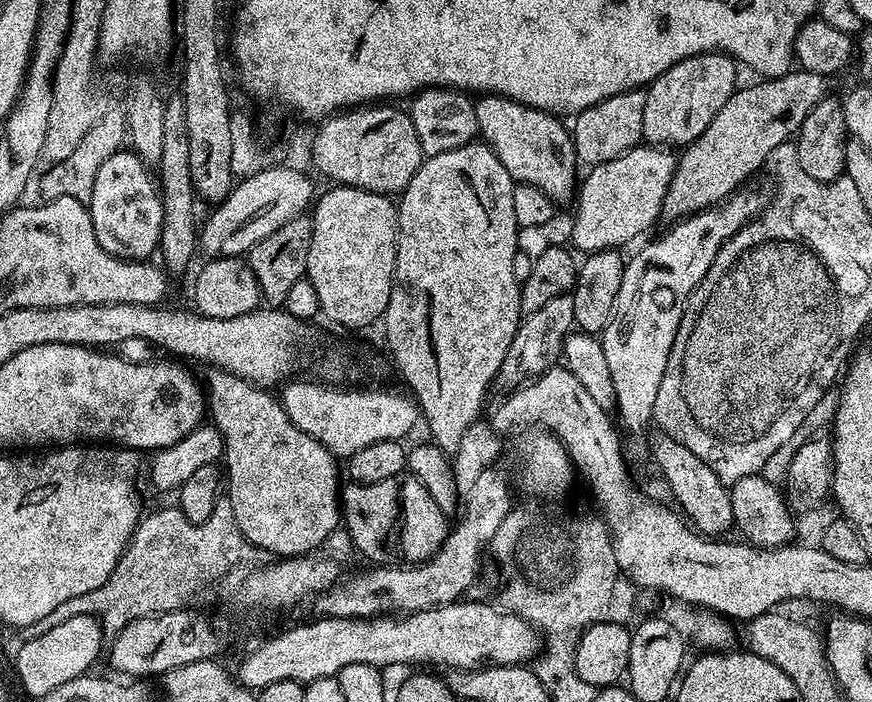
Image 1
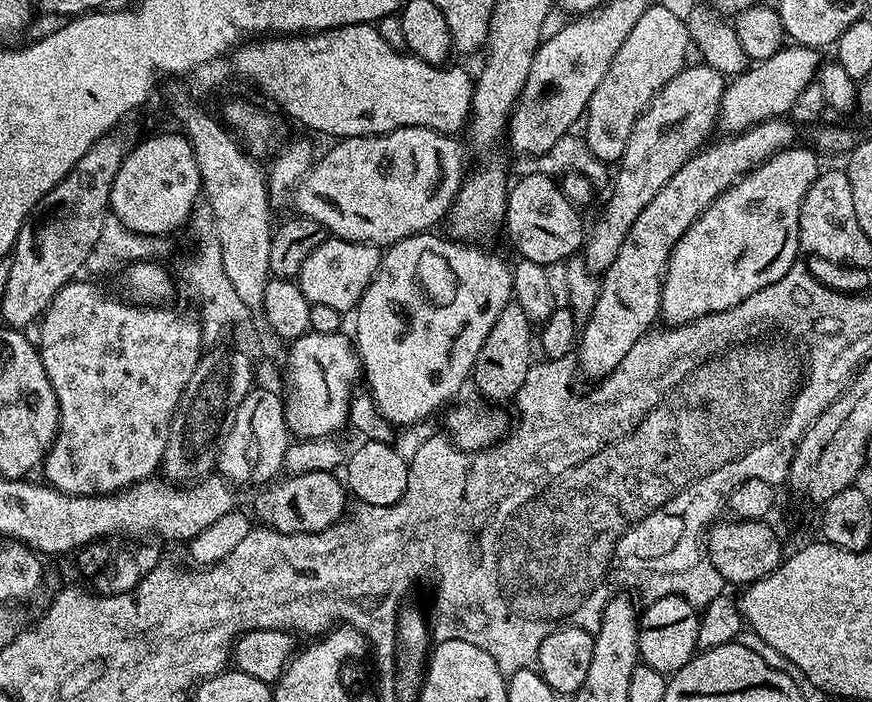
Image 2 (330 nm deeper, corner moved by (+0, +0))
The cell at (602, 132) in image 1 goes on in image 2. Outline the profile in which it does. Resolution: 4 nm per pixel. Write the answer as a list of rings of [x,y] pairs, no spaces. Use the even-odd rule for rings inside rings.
[[[654,2],[646,14],[638,18],[634,30],[626,34],[626,42],[618,46],[618,54],[614,54],[610,70],[606,70],[602,82],[598,82],[598,90],[594,90],[588,103],[582,137],[599,160],[619,161],[622,150],[626,150],[626,138],[630,138],[630,130],[634,130],[634,122],[638,122],[641,114],[648,109],[658,90],[662,90],[670,78],[686,67],[688,52],[690,41],[685,17],[660,2]]]

